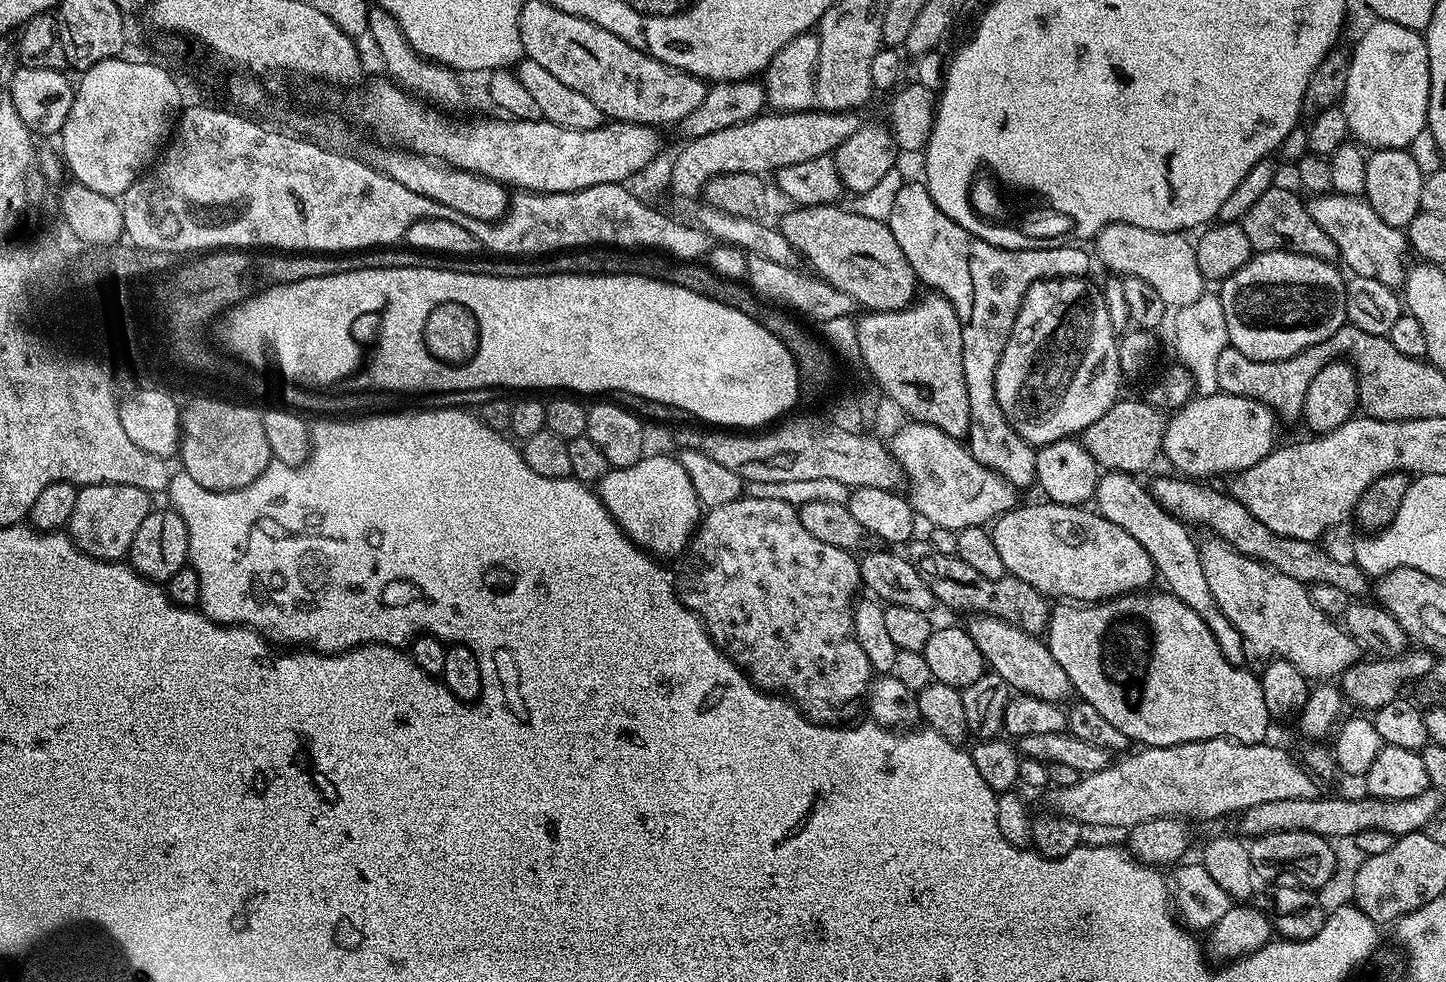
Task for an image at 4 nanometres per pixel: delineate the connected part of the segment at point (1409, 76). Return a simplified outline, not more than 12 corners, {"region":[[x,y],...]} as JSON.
{"region":[[1377,19],[1350,52],[1342,107],[1365,149],[1428,123],[1424,36]]}

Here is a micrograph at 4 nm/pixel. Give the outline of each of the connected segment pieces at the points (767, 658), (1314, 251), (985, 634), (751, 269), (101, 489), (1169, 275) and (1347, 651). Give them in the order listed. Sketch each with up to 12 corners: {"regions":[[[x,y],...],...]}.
{"regions":[[[797,505],[702,519],[679,603],[757,688],[839,725],[874,671],[857,557]],[[1273,186],[1242,221],[1256,252],[1335,261],[1308,205]],[[997,616],[966,627],[1013,693],[1064,702],[1074,689],[1039,635]],[[749,256],[757,296],[817,325],[856,299],[811,271]],[[83,485],[67,535],[123,561],[148,513],[138,486]],[[1108,224],[1094,256],[1179,310],[1206,290],[1175,230]],[[1201,539],[1216,607],[1312,682],[1358,645],[1302,582]]]}

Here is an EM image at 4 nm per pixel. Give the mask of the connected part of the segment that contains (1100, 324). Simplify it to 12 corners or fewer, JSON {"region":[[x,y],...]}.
{"region":[[1083,276],[1032,284],[996,371],[1033,446],[1121,395],[1118,333]]}

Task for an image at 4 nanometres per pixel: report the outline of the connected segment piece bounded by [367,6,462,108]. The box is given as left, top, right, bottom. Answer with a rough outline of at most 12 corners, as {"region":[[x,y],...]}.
{"region":[[383,8],[368,31],[387,70],[405,91],[446,108],[462,100],[461,80],[421,58]]}

